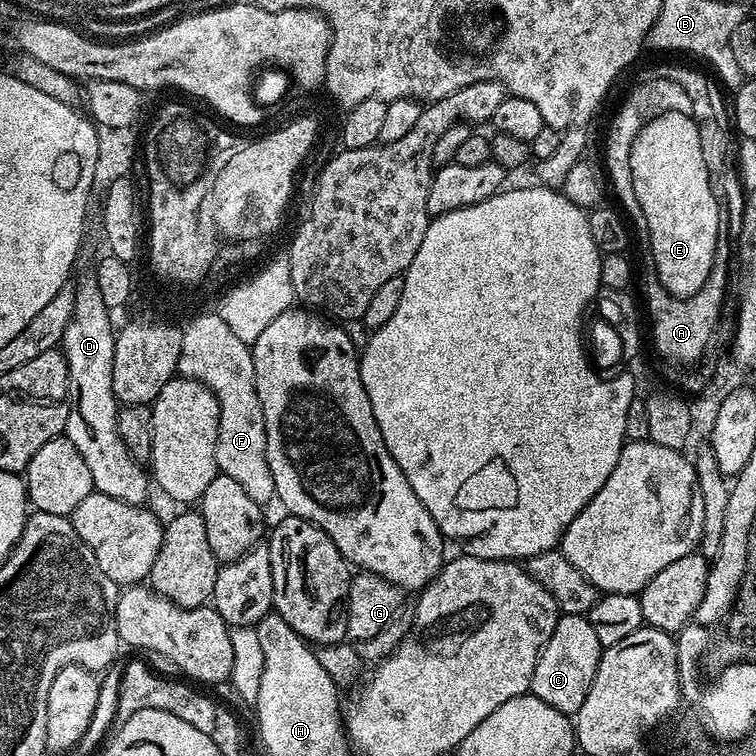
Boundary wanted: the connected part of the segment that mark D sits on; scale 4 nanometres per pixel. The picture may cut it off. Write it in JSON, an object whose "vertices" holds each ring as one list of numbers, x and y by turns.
{"vertices":[[88,274,75,281,73,316,66,326,62,351,68,363,69,410,63,435,74,442,78,454,90,469,92,487,110,498,127,504,143,505,150,488,145,465,126,450,122,434,118,434,118,401,114,394,114,346,117,329,112,328,113,313,102,302,95,275]]}

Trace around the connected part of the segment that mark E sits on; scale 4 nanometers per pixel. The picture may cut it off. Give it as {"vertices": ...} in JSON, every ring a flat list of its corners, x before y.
{"vertices":[[667,112,642,126,630,150,630,174,634,178,634,198,638,200,708,200,700,204,696,220,692,212,672,216,672,212,648,212,646,243,652,251,652,264,660,275,660,284,669,297,698,294,714,273,716,243,722,228,704,228,704,220,720,219,720,200,712,188,712,179,702,159,698,126,691,116]]}

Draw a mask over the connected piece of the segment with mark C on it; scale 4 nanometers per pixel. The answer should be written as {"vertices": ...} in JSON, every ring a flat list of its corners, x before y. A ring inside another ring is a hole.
{"vertices":[[561,615,554,626,554,634,550,634,534,666,531,695,542,698,546,706,554,706,554,710,562,715,575,717,576,712,582,710,582,702,586,702,586,694,590,694,594,674,598,674,601,651,594,626,590,626,587,615]]}

